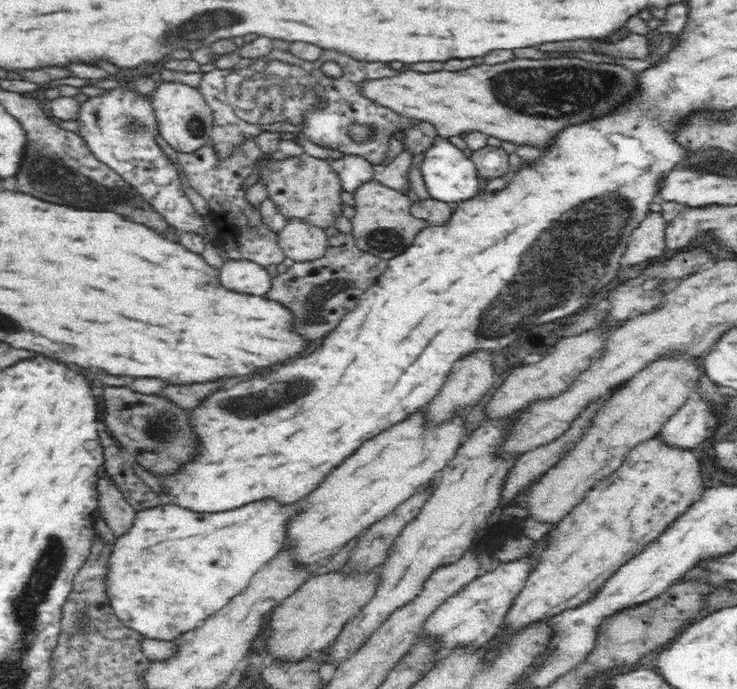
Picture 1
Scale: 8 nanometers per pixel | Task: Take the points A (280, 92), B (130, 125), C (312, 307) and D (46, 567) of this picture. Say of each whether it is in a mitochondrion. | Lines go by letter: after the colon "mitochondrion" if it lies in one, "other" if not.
A: mitochondrion
B: mitochondrion
C: mitochondrion
D: mitochondrion

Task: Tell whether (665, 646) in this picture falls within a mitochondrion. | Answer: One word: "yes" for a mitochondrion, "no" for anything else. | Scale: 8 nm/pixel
no

